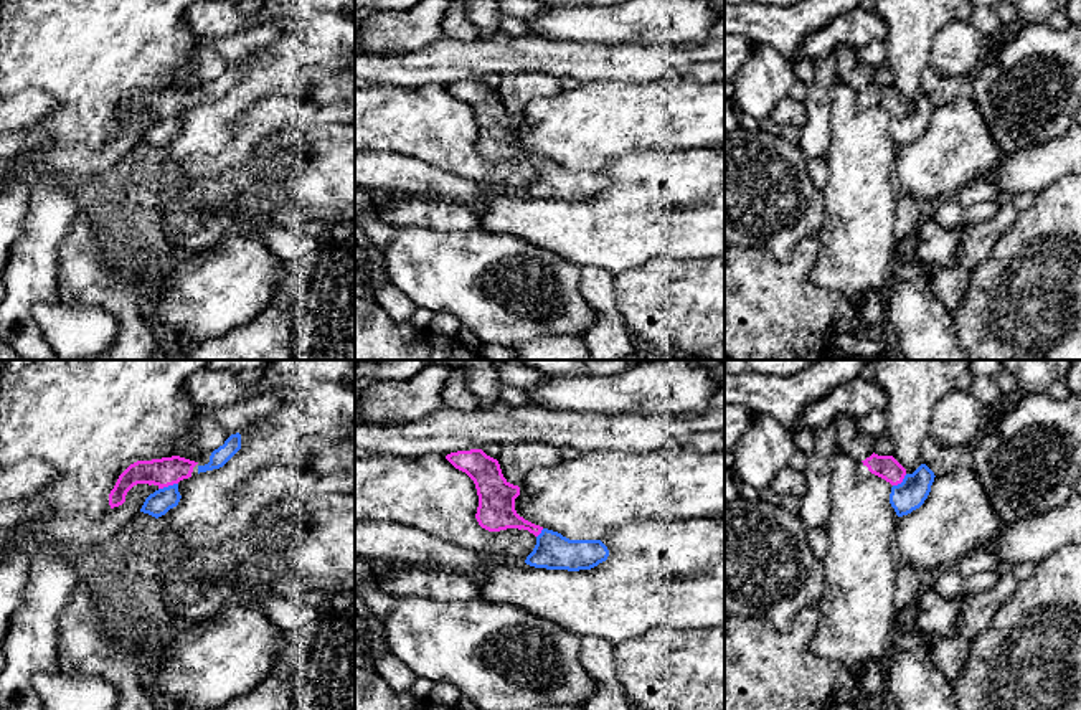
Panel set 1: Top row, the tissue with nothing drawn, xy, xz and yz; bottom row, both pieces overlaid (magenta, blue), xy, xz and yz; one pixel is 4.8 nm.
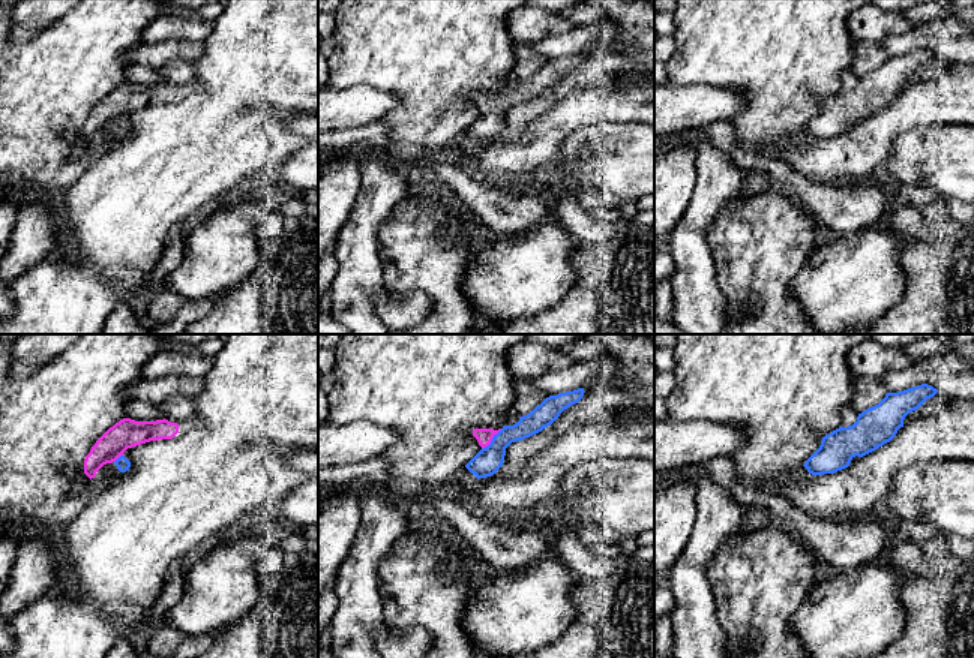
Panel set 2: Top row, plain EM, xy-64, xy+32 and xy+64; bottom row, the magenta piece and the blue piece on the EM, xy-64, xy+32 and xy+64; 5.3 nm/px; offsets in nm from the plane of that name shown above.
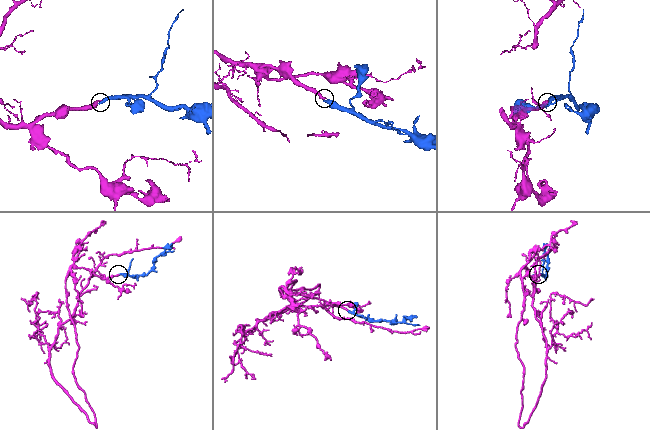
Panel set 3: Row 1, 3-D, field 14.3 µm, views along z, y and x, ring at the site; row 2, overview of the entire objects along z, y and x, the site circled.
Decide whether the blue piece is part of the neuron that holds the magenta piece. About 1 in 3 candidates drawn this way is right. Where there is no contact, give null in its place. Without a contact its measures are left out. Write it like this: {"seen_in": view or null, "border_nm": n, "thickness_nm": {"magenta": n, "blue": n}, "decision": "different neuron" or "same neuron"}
{"seen_in": "xy", "border_nm": 100, "thickness_nm": {"magenta": 140, "blue": 120}, "decision": "same neuron"}

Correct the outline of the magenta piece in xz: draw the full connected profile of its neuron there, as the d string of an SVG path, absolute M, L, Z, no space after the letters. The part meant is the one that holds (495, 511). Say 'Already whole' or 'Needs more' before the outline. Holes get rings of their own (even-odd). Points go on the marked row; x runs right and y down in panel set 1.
Needs more. M482 449L451 452L446 459L474 480L479 495L475 518L482 528L489 532L523 528L536 537L536 545L525 560L526 565L579 571L607 560L609 550L601 540L569 540L520 517L515 510L520 487L510 484L503 477L498 461Z

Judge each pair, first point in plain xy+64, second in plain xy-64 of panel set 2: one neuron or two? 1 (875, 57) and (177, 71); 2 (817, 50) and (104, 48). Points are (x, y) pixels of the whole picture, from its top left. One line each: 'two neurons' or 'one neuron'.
1: one neuron
2: one neuron

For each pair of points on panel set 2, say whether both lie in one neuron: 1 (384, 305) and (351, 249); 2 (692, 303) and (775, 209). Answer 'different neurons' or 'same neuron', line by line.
1: different neurons
2: different neurons

